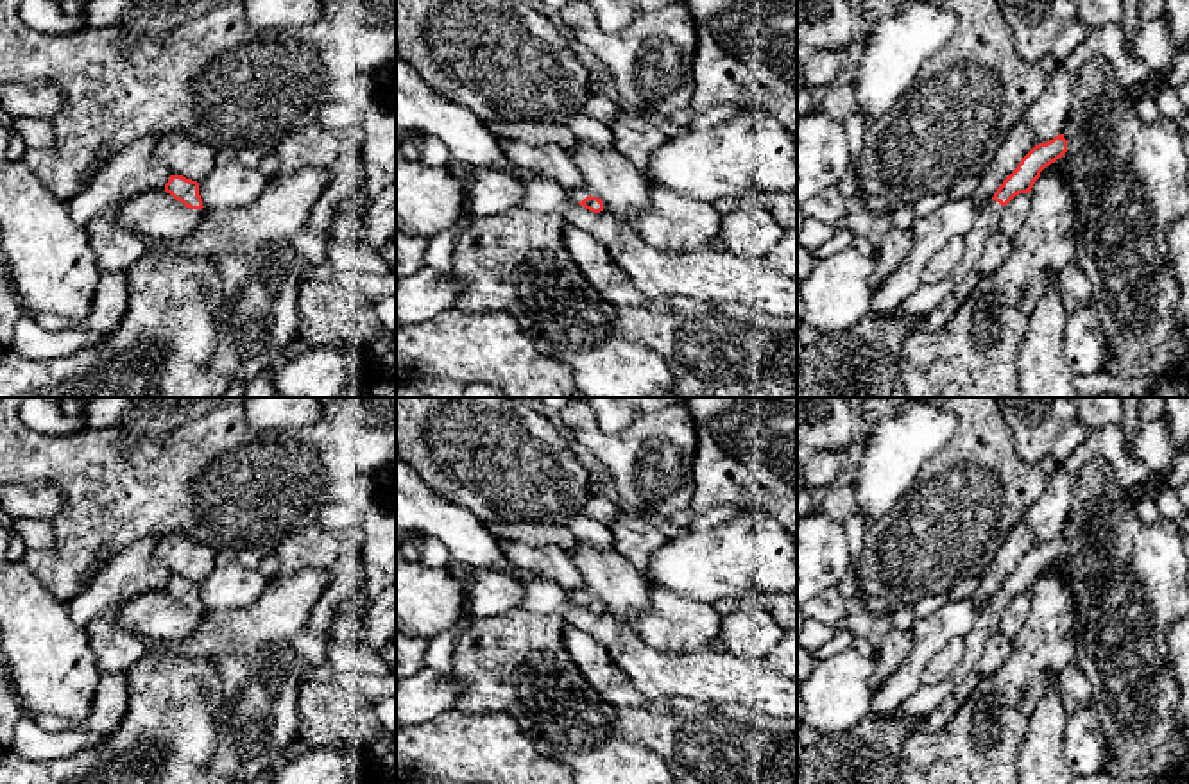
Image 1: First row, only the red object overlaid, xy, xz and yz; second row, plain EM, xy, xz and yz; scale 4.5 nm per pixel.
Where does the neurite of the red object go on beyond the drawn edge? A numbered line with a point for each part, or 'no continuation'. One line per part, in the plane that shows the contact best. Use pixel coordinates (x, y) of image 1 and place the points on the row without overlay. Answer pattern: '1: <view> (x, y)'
1: xz (577, 595)

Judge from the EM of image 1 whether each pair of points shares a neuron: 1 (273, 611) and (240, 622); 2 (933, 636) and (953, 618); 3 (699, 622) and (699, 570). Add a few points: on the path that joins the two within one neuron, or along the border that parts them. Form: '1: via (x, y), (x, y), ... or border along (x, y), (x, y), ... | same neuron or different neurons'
1: via (265, 618), (262, 622), (248, 622) | same neuron
2: via (939, 630), (948, 622) | same neuron
3: border along (659, 586), (711, 605) | different neurons

